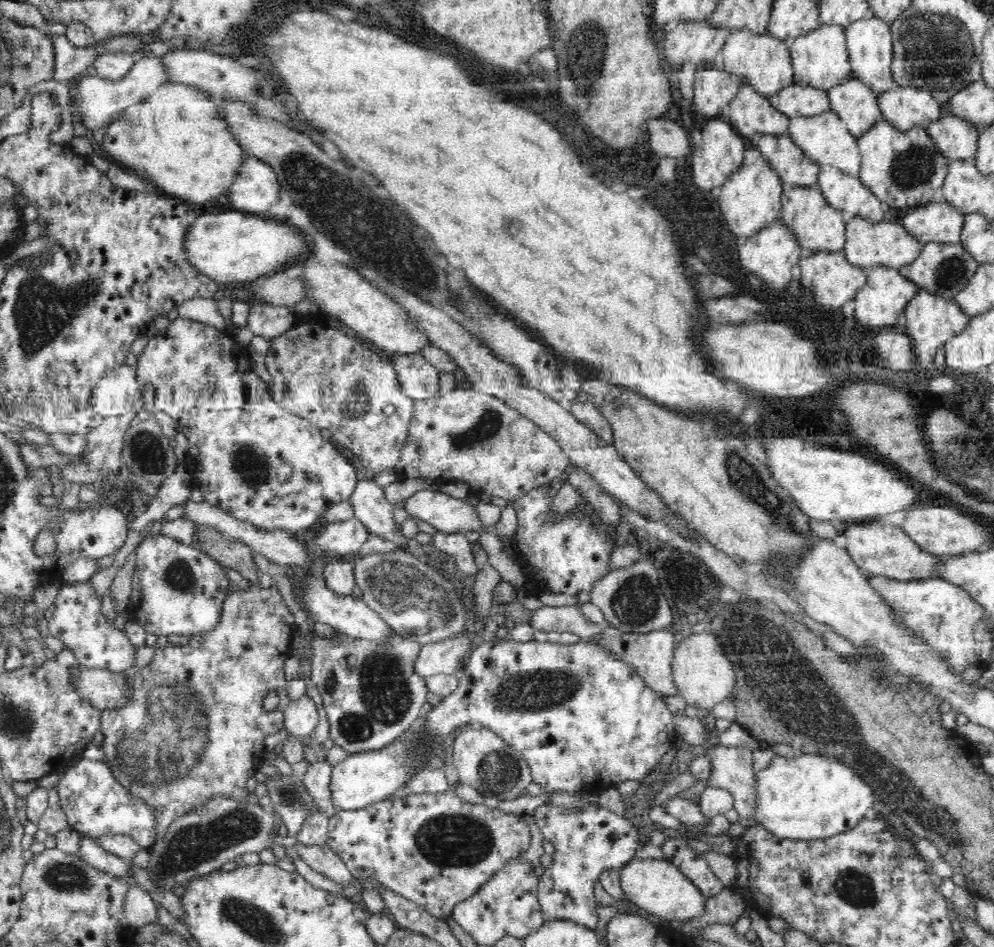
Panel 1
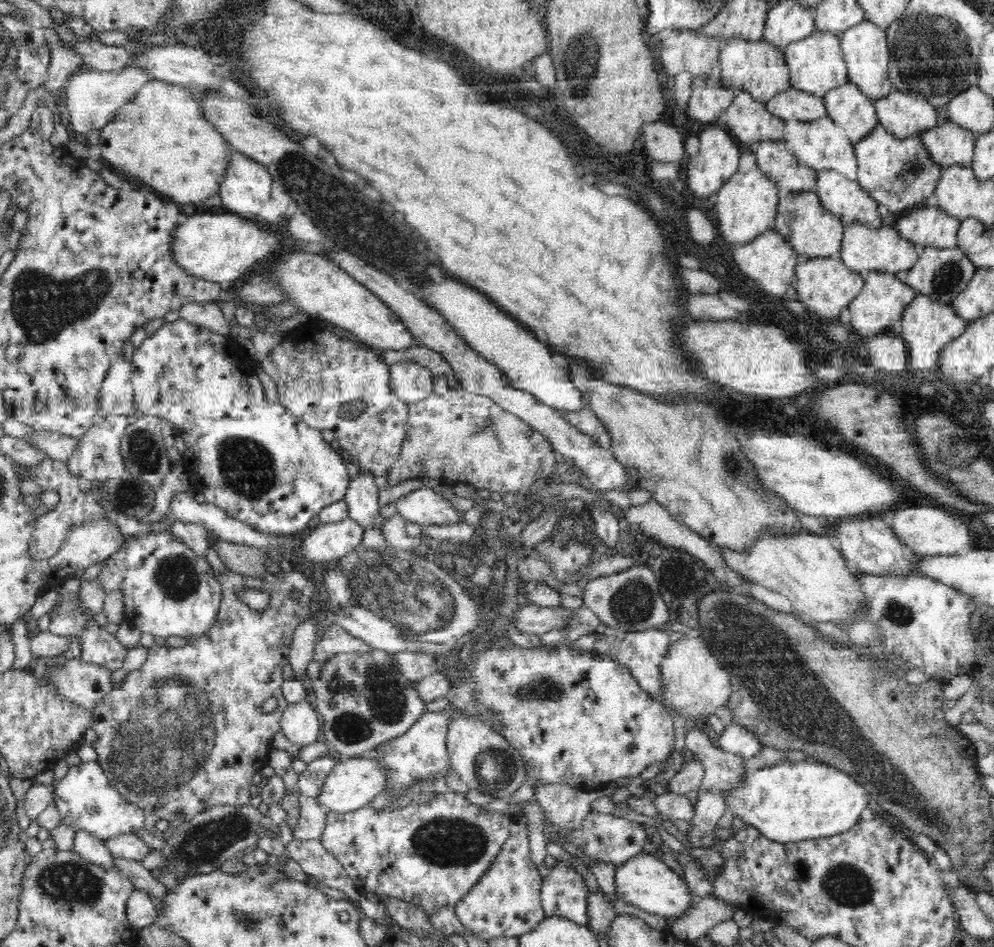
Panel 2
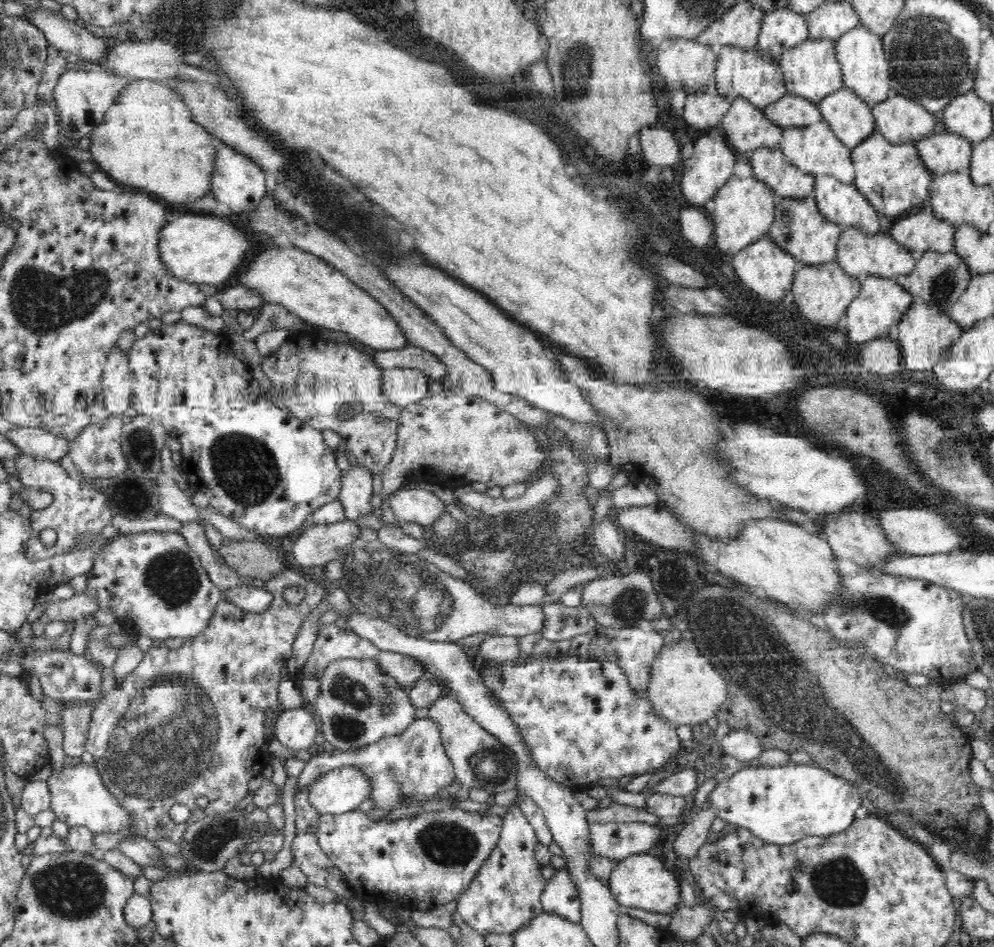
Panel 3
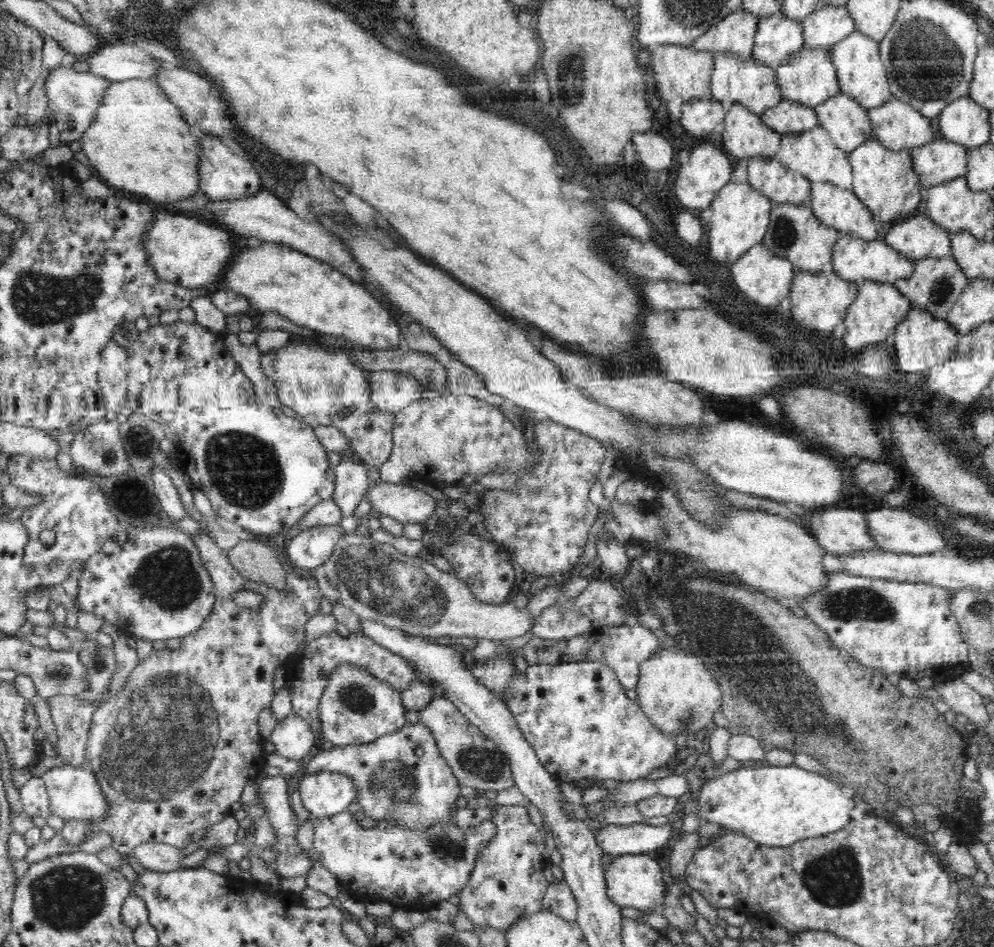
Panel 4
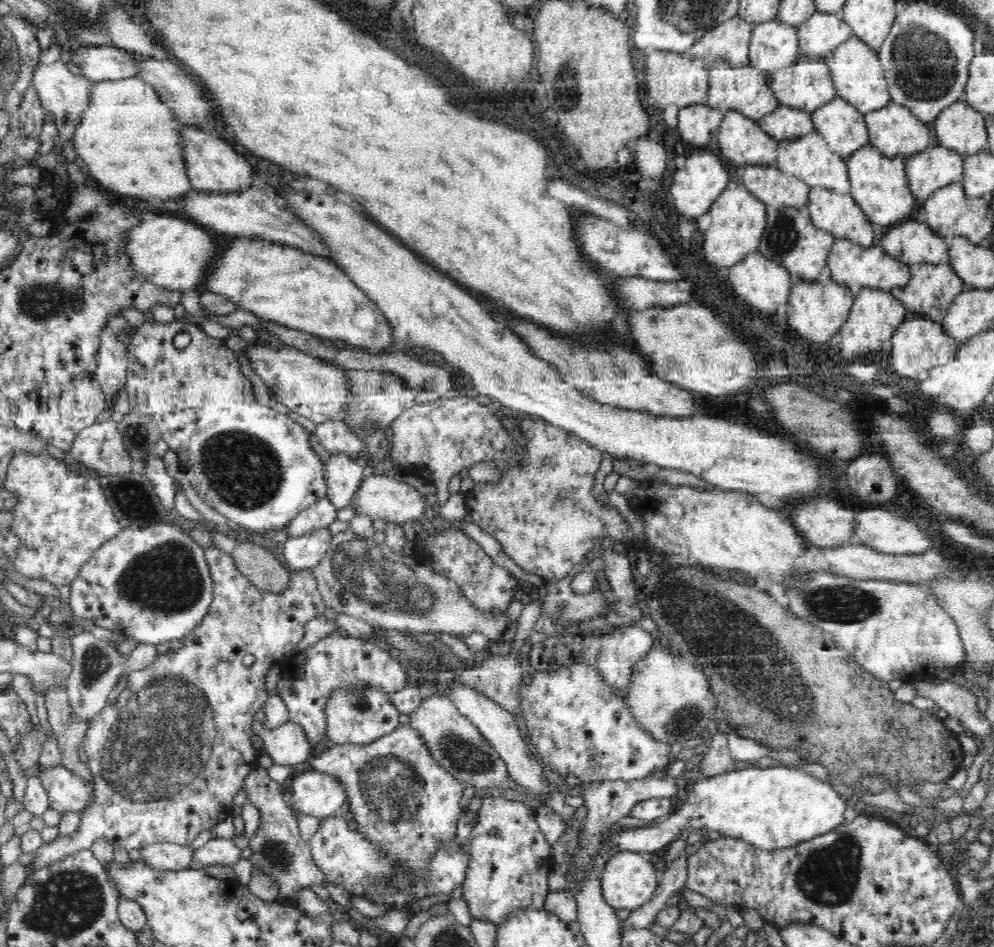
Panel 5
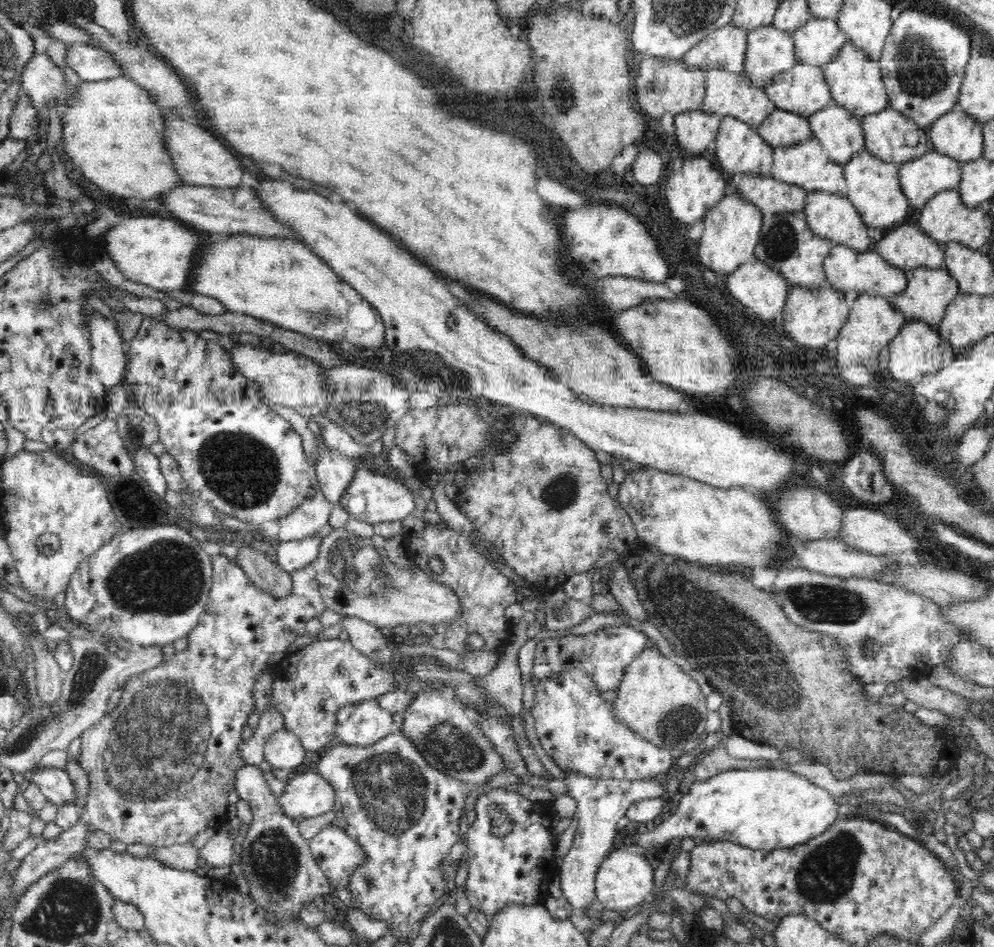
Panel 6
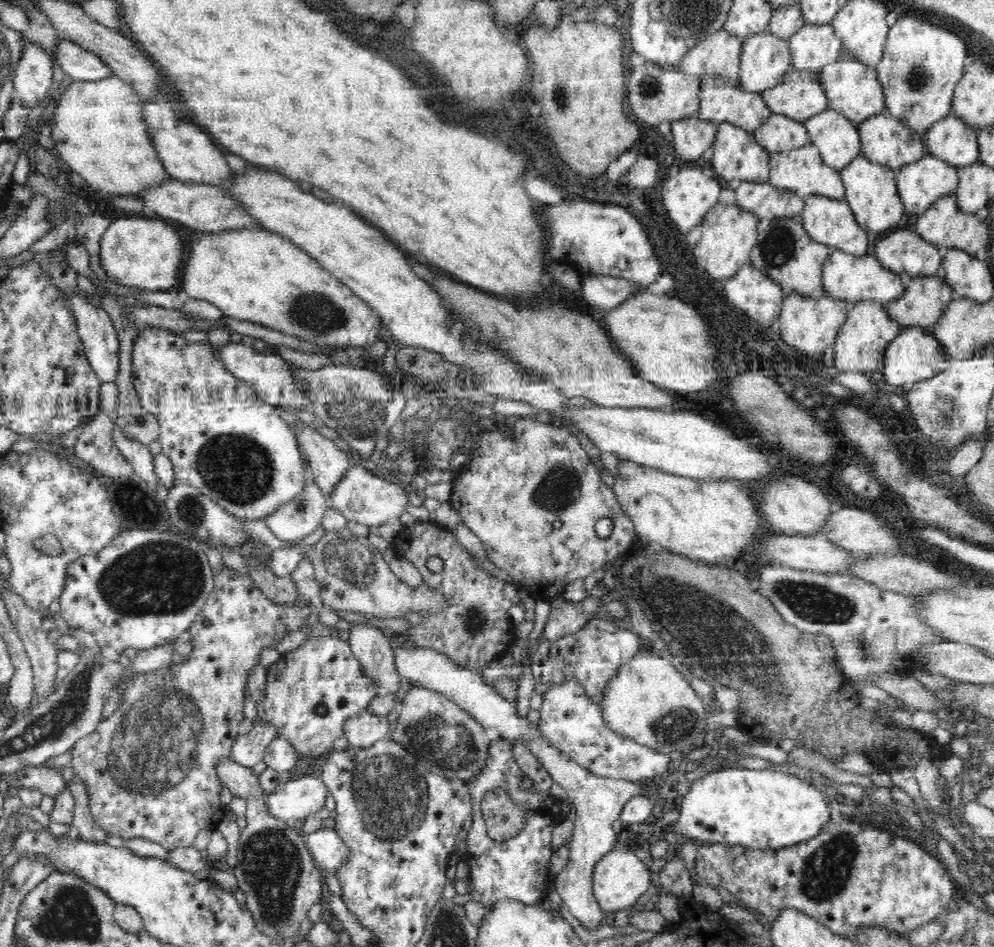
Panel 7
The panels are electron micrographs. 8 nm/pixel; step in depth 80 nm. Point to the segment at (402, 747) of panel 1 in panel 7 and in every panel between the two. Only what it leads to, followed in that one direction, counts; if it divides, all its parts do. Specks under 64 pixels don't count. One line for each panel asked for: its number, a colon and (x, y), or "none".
2: (352, 784)
3: (343, 789)
4: (329, 793)
5: (319, 794)
6: (308, 794)
7: (299, 797)

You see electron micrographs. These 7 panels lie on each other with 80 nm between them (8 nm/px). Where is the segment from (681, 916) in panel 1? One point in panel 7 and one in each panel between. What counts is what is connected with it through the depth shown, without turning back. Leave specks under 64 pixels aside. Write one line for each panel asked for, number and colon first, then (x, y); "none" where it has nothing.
2: (645, 882)
3: (642, 881)
4: (635, 881)
5: (629, 880)
6: (625, 880)
7: (620, 879)

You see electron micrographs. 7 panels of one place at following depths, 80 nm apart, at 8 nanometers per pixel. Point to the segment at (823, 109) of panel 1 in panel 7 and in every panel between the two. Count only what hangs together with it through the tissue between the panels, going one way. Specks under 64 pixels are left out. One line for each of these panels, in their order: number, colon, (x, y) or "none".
2: (794, 104)
3: (791, 110)
4: (789, 116)
5: (785, 122)
6: (782, 128)
7: (779, 133)

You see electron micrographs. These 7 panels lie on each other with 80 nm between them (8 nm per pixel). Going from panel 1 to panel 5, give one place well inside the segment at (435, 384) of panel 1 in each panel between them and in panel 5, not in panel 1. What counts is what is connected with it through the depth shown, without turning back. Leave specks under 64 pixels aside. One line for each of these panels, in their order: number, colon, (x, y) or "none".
2: (412, 382)
3: (403, 386)
4: (392, 391)
5: (381, 396)

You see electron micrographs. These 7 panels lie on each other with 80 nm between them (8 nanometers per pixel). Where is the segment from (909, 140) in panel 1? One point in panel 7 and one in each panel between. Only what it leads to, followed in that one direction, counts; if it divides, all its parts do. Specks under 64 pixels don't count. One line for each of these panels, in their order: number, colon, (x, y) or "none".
2: (898, 172)
3: (893, 176)
4: (886, 180)
5: (879, 184)
6: (874, 186)
7: (871, 189)

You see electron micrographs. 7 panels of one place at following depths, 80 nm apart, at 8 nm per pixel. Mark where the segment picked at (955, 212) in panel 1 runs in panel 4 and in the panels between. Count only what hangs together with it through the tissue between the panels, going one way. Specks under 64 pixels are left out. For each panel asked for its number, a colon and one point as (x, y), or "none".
2: (931, 225)
3: (924, 232)
4: (917, 236)

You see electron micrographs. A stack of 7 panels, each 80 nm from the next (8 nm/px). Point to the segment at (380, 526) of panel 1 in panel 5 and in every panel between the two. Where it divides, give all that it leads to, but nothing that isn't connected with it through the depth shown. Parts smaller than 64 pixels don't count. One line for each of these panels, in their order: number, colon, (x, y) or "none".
2: (363, 497)
3: (357, 486)
4: (352, 485)
5: (345, 474)

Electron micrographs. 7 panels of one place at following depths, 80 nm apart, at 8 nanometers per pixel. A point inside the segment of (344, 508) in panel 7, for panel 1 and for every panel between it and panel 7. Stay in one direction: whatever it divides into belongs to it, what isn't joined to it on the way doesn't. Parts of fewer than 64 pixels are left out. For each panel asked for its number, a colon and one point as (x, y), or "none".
1: (448, 514)
2: (423, 506)
3: (415, 505)
4: (405, 503)
5: (379, 496)
6: (374, 496)

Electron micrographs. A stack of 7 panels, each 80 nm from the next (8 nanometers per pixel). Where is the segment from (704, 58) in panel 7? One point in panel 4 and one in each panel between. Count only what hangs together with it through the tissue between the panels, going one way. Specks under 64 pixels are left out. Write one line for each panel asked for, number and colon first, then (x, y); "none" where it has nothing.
4: (736, 32)
5: (730, 39)
6: (724, 48)

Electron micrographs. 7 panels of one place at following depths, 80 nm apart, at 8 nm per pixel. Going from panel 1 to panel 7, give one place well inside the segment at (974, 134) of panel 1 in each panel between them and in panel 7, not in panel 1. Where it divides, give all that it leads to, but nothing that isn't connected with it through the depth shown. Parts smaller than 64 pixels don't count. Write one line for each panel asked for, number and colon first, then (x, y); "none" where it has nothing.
2: (950, 144)
3: (947, 152)
4: (937, 161)
5: (933, 167)
6: (921, 178)
7: (919, 184)

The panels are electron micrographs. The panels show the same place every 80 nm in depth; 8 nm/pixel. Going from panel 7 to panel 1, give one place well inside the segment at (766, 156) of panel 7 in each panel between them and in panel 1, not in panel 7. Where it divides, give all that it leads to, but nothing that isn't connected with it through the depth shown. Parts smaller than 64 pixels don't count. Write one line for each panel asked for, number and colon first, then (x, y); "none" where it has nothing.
1: (751, 112)
2: (749, 120)
3: (746, 127)
4: (743, 134)
5: (741, 140)
6: (739, 148)

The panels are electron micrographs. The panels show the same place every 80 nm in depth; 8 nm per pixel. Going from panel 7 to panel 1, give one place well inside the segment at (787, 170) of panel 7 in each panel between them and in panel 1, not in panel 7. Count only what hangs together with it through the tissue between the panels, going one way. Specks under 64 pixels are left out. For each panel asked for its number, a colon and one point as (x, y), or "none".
1: (825, 138)
2: (821, 143)
3: (816, 149)
4: (813, 153)
5: (809, 157)
6: (806, 163)

